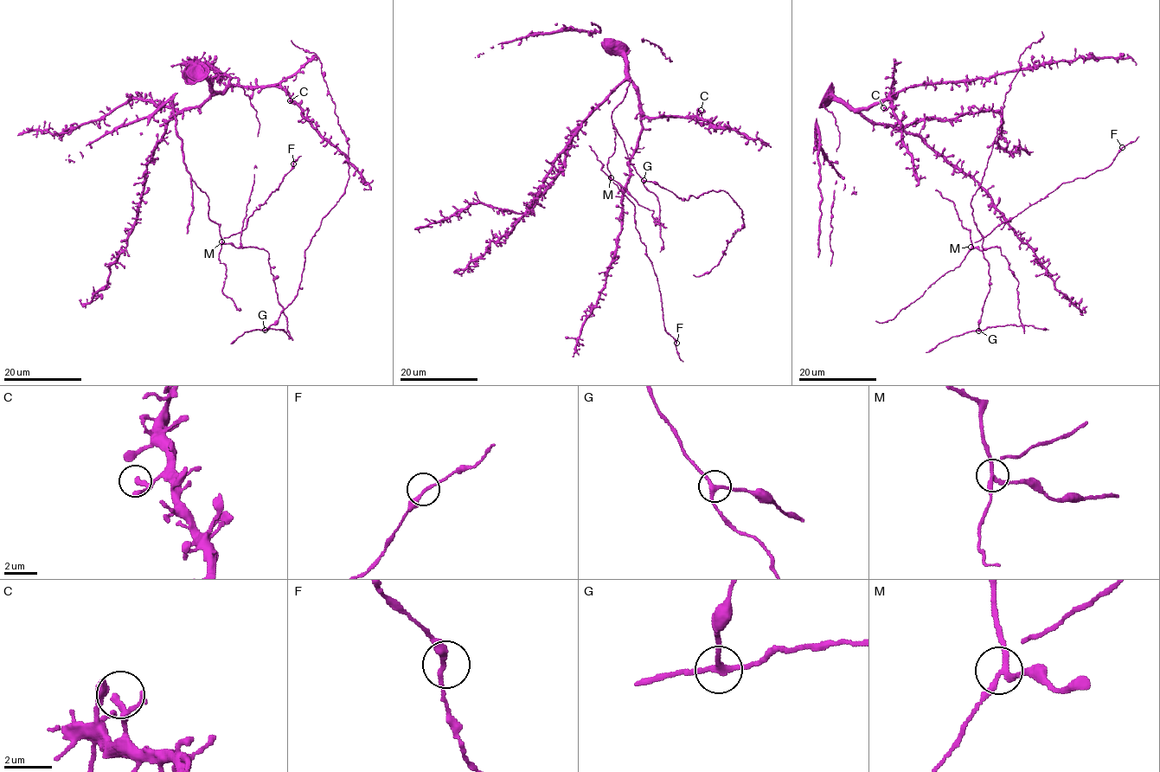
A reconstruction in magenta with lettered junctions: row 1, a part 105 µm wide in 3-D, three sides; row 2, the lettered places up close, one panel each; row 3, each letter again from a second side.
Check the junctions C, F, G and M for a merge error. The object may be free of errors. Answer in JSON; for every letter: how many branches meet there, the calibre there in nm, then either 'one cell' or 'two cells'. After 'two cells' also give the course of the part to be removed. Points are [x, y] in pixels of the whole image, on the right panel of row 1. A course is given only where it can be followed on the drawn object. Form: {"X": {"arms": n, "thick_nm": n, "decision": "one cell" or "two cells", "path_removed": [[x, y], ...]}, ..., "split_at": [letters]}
{"C": {"arms": 2, "thick_nm": 200, "decision": "one cell"}, "F": {"arms": 2, "thick_nm": 240, "decision": "one cell"}, "G": {"arms": 3, "thick_nm": 240, "decision": "one cell"}, "M": {"arms": 3, "thick_nm": 200, "decision": "two cells", "path_removed": [[971, 247], [980, 250], [998, 247], [1008, 260], [1009, 269], [1018, 282], [1017, 308], [1024, 333]]}, "split_at": ["M"]}

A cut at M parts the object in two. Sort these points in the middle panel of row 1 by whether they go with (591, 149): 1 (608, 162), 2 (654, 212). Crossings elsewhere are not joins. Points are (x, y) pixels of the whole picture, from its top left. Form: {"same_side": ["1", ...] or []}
{"same_side": ["2"]}

